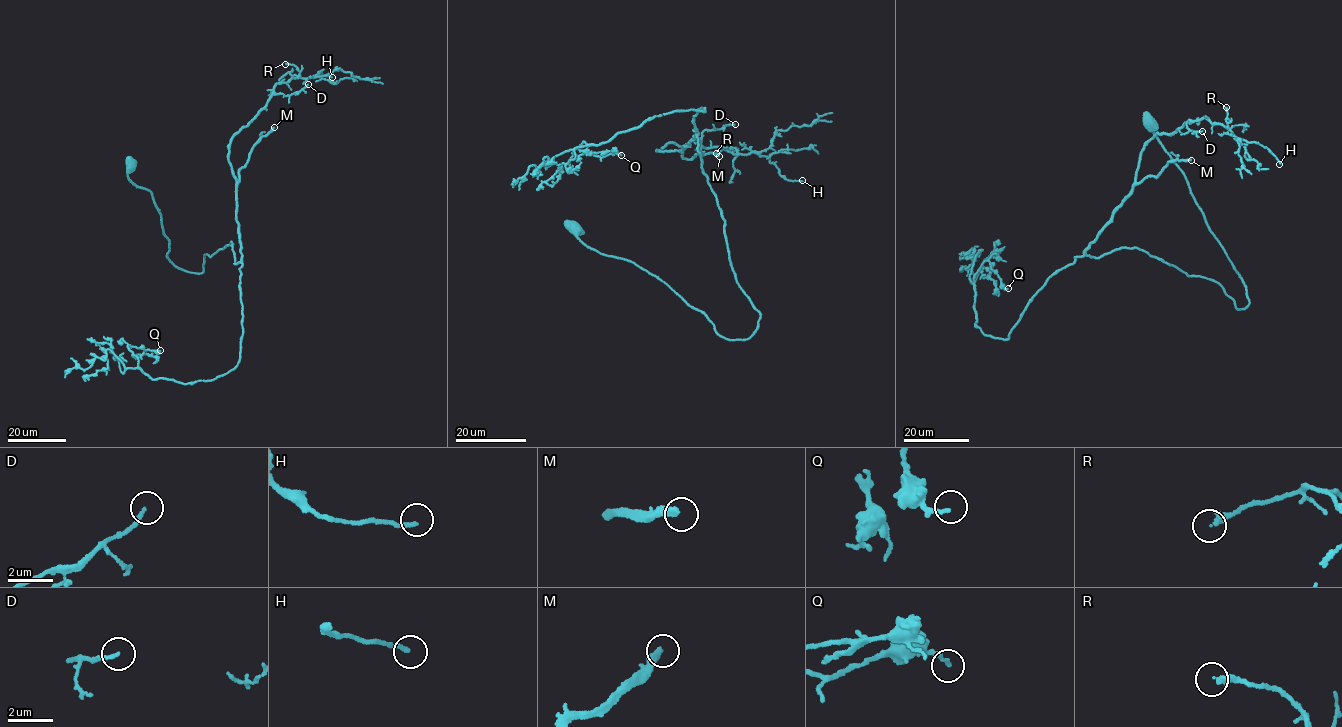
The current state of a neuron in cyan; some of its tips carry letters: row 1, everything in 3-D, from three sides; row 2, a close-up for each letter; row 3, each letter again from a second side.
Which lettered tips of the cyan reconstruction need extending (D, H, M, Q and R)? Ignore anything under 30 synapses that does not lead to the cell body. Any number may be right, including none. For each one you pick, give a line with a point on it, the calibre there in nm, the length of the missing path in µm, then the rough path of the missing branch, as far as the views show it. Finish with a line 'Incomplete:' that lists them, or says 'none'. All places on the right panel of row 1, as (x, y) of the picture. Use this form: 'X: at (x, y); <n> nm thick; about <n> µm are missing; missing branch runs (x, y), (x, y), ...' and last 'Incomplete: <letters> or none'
M: at (1191, 160); 300 nm thick; about 40 µm are missing; missing branch runs (1191, 160), (1221, 164), (1241, 154), (1245, 157), (1250, 153), (1256, 154), (1248, 170), (1253, 173)
Incomplete: M

